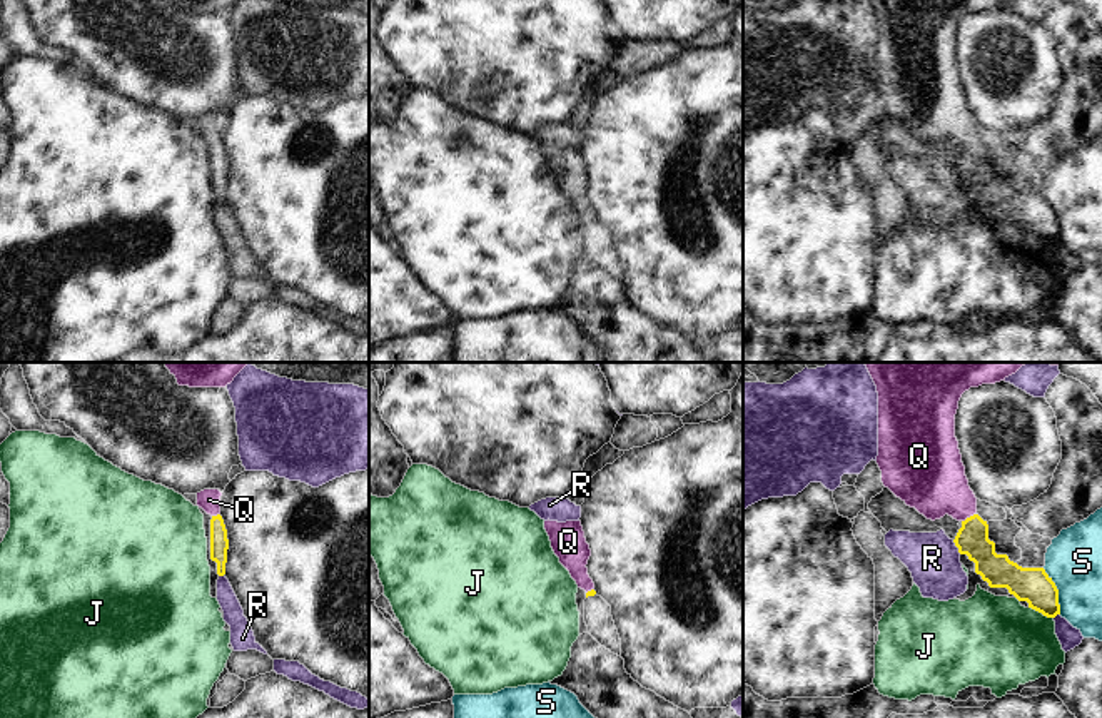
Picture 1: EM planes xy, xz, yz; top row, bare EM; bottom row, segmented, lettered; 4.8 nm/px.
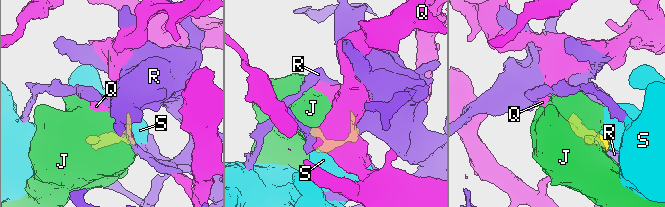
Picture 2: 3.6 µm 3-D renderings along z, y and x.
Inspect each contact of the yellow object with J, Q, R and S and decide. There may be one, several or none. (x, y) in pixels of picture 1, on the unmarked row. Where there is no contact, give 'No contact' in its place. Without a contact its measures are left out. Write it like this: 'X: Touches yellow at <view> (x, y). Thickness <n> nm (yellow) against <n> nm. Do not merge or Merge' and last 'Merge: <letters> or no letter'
J: Touches yellow at yz (1041, 237). Thickness 170 nm (yellow) against 420 nm. Do not merge
Q: Touches yellow at yz (967, 144). Thickness 160 nm (yellow) against 320 nm. Merge
R: Touches yellow at yz (955, 171). Thickness 160 nm (yellow) against 260 nm. Do not merge
S: Touches yellow at yz (1057, 217). Thickness 170 nm (yellow) against 280 nm. Do not merge
Merge: Q.

